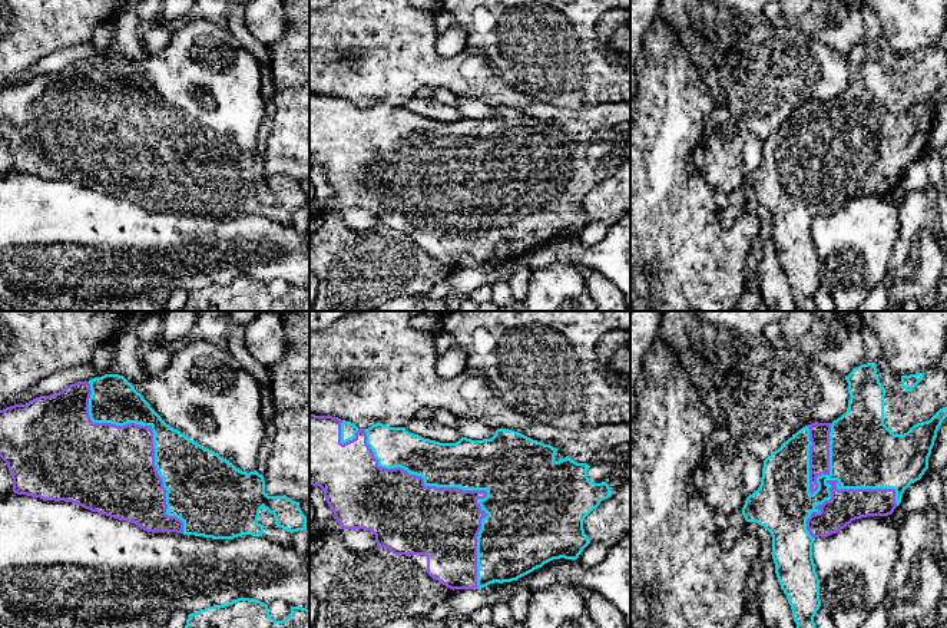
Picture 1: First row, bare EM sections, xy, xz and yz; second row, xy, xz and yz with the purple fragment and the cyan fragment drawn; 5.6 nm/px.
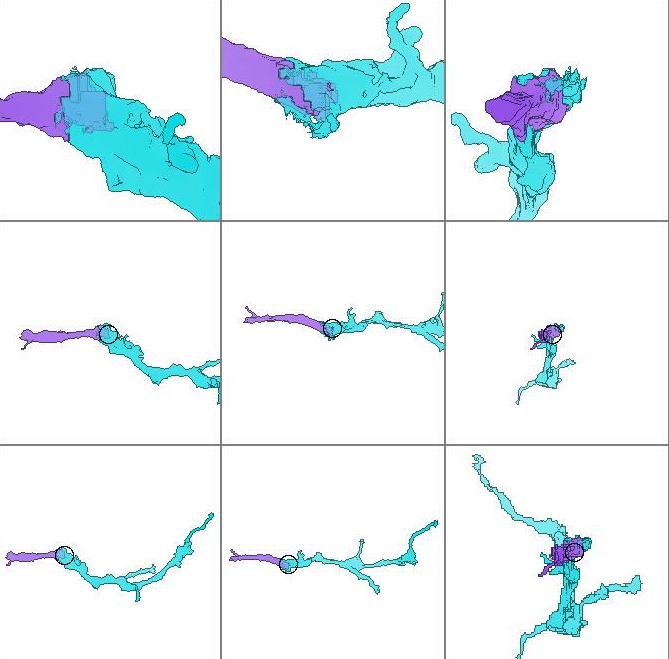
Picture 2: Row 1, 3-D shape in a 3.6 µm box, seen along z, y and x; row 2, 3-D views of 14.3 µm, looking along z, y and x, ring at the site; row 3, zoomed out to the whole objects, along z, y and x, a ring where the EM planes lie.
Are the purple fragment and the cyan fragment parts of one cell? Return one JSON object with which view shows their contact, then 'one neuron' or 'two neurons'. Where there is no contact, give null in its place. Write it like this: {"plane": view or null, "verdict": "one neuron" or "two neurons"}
{"plane": "xz", "verdict": "one neuron"}

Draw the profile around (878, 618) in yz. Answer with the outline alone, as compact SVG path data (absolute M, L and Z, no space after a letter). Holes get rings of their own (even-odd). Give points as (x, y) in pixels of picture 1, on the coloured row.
M880 604L860 625L860 628L887 628L888 627L888 611Z

